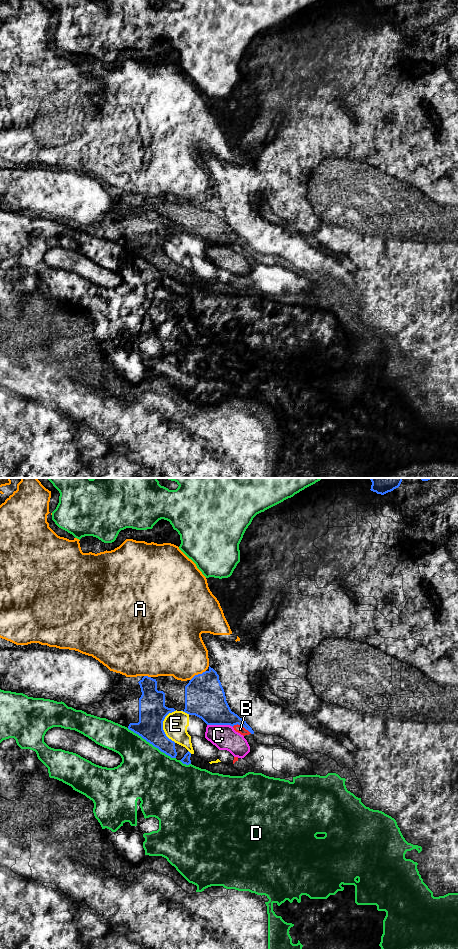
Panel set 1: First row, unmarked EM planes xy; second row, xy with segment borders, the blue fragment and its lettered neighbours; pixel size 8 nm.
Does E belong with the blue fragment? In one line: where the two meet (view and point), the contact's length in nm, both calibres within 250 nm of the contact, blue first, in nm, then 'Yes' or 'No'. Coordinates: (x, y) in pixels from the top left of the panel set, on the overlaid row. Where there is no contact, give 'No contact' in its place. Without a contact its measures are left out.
Touches blue at xy (162, 726). Shared border 260 nm. Thickness 220 nm (blue) against 200 nm. No

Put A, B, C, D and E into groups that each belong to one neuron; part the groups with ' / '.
A / B C E / D

